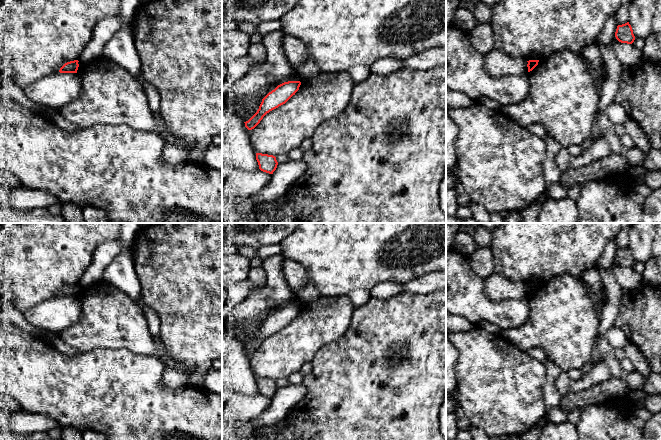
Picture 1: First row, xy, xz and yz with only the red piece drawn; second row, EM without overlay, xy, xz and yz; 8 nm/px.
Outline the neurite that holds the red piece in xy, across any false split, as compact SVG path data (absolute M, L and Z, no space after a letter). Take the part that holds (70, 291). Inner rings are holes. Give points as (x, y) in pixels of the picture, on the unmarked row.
M78 284L65 287L59 294L60 297L77 297L79 288Z

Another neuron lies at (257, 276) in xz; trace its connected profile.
M262 266L251 268L248 274L248 282L255 286L261 286L266 281L266 272Z

